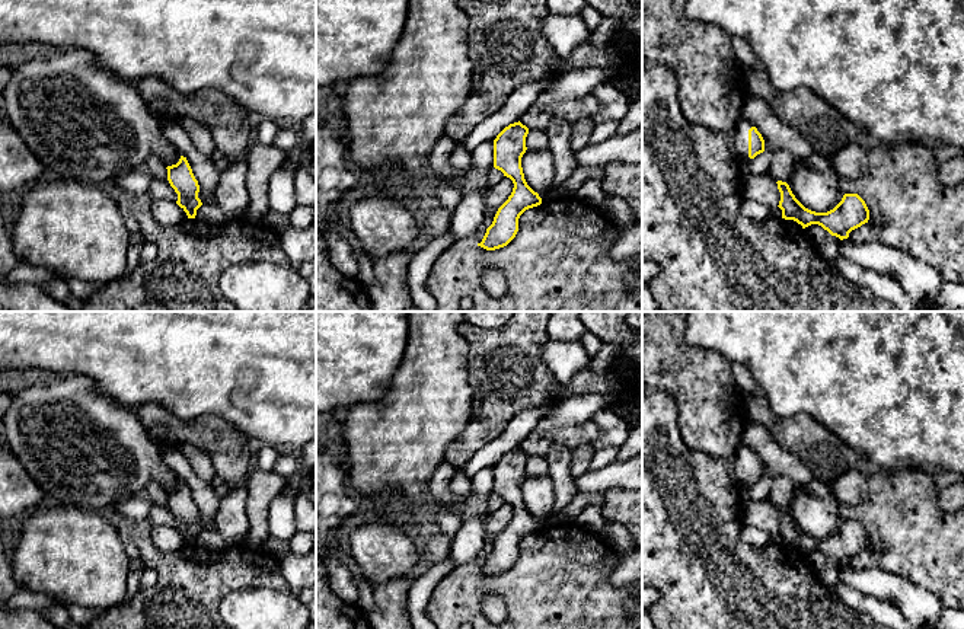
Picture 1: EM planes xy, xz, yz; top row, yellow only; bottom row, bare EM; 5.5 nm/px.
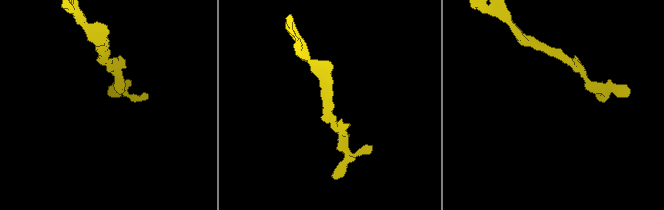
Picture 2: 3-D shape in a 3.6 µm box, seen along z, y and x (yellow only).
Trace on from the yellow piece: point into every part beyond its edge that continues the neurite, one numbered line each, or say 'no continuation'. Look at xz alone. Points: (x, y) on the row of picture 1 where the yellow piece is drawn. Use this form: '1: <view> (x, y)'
no continuation

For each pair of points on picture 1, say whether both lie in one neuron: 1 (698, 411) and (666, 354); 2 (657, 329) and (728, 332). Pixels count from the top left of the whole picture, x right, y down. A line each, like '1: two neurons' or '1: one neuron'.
1: one neuron
2: two neurons

